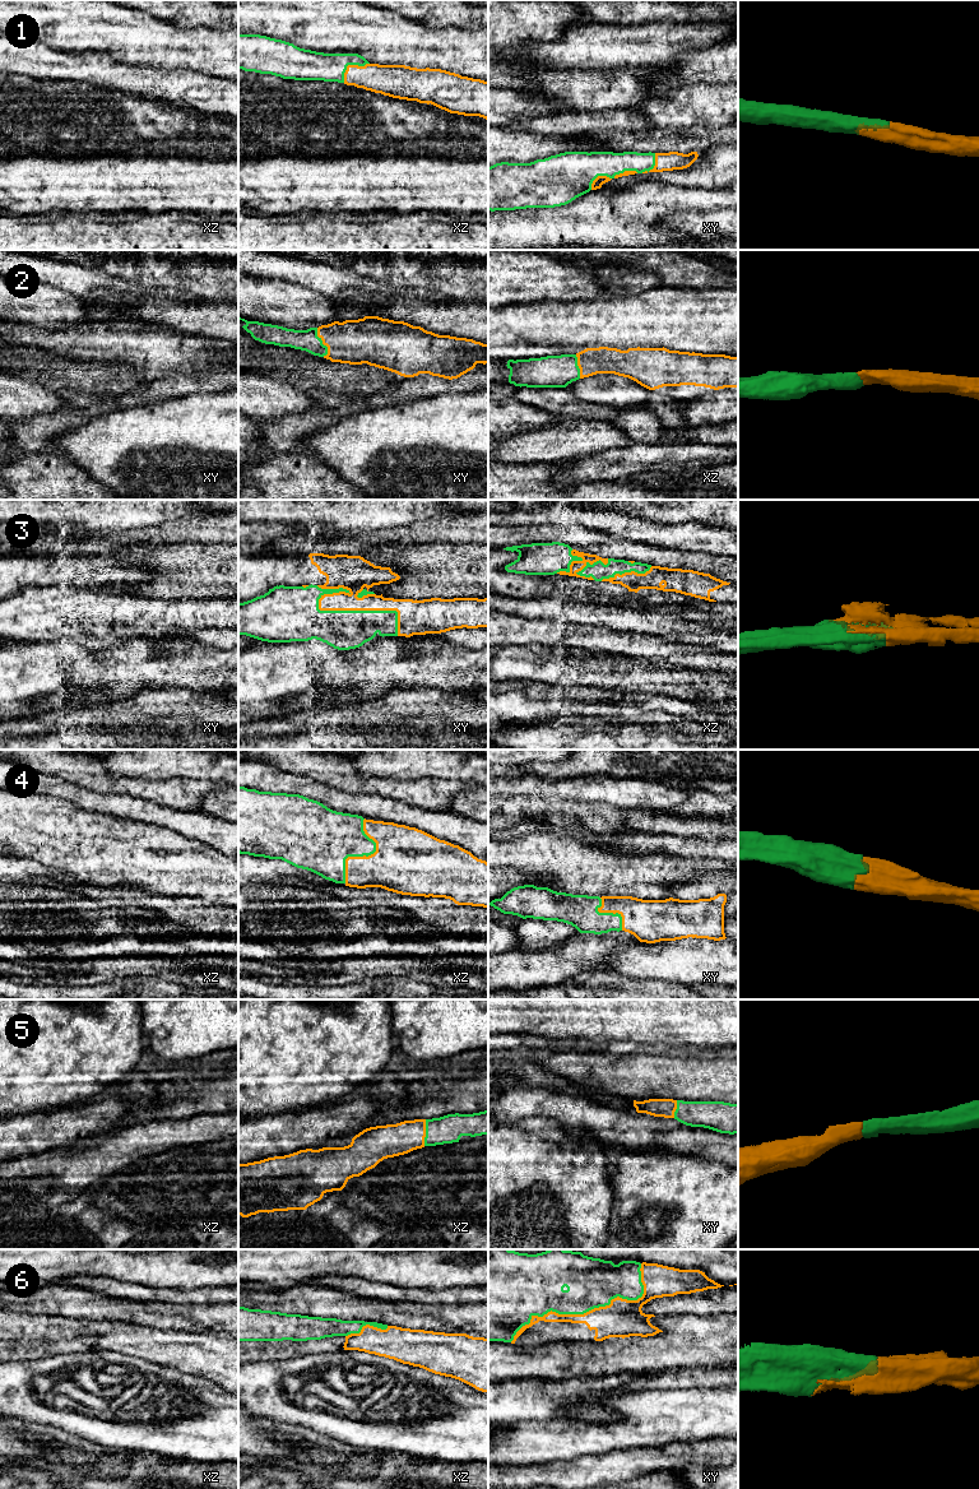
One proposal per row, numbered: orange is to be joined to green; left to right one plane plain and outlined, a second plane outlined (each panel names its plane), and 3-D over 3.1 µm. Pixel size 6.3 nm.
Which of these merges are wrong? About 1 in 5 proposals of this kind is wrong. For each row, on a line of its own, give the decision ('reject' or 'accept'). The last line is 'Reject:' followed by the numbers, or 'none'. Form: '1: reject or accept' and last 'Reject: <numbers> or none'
1: accept
2: accept
3: accept
4: accept
5: accept
6: accept
Reject: none

